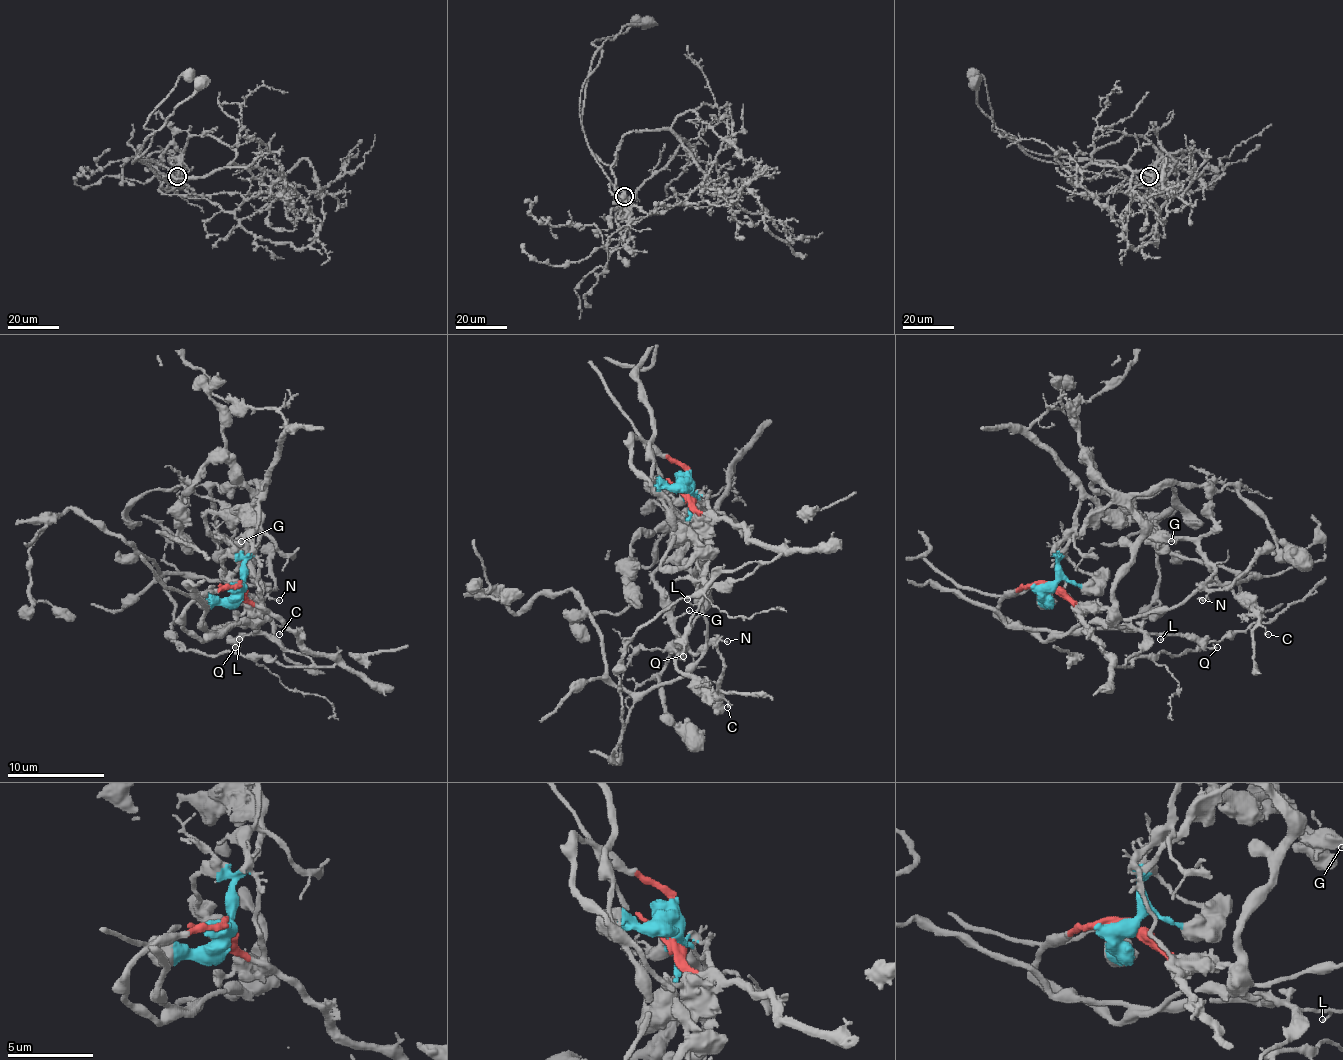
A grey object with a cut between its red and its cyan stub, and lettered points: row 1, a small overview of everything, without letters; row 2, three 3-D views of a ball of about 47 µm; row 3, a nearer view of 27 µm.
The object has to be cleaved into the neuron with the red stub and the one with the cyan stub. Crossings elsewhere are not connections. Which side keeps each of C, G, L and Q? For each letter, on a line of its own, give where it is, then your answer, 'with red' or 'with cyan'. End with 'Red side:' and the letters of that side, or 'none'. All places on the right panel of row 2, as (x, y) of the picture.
C: at (1268, 634); with cyan
G: at (1171, 541); with cyan
L: at (1160, 639); with red
Q: at (1217, 647); with red
Red side: L, Q

